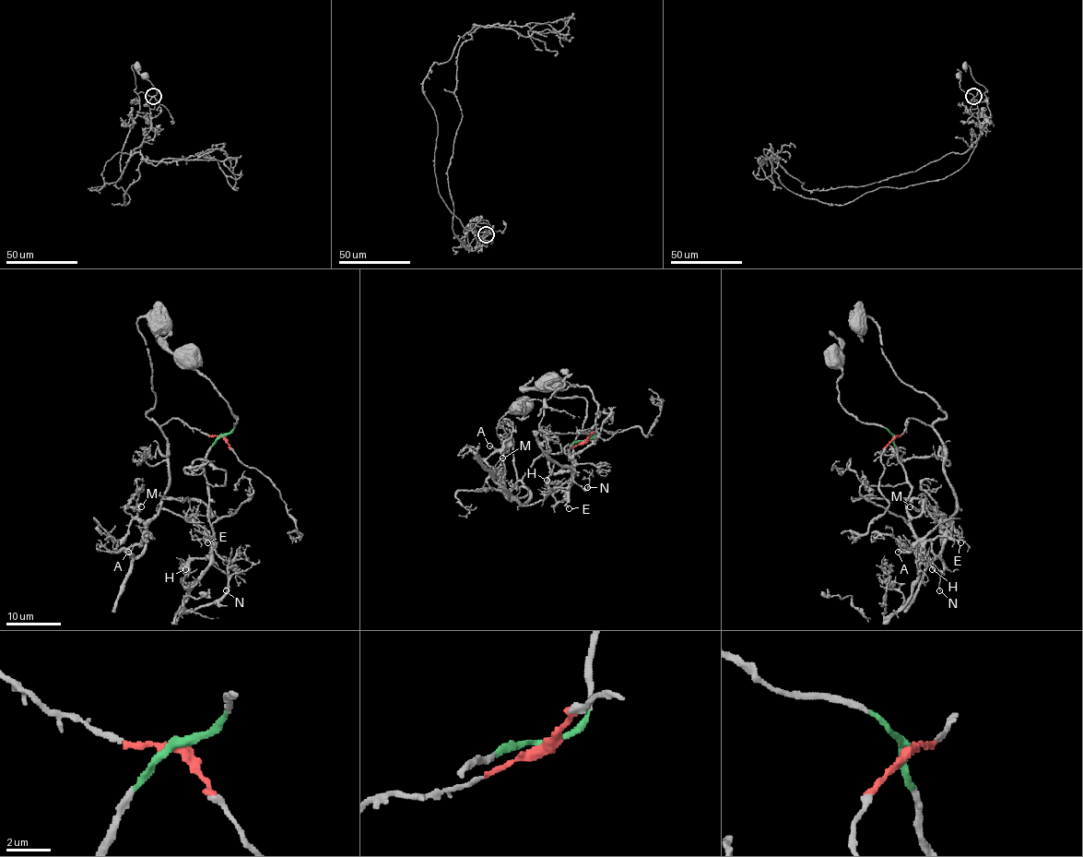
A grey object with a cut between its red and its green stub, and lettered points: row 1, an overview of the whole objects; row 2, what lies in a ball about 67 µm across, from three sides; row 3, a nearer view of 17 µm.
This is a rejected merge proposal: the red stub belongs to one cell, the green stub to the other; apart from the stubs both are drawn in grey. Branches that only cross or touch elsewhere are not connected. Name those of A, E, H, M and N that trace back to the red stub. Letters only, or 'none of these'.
A, M

